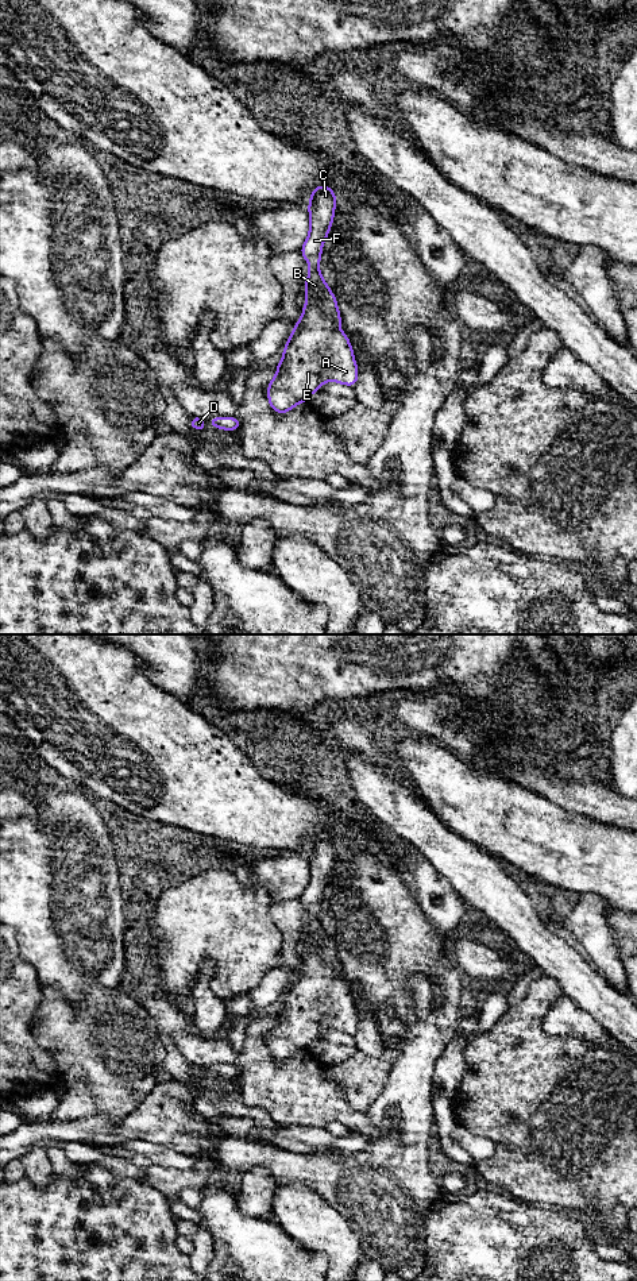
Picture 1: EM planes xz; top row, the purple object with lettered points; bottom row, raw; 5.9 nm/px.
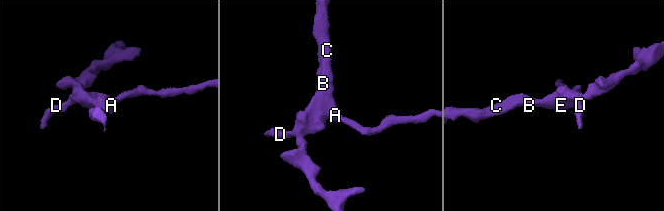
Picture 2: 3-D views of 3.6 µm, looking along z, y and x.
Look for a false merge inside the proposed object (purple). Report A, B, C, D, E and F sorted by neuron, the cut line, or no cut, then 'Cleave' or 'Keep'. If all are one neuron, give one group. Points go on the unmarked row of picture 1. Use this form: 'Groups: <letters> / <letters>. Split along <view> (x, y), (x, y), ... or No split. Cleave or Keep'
Groups: A B C D E F. No split. Keep

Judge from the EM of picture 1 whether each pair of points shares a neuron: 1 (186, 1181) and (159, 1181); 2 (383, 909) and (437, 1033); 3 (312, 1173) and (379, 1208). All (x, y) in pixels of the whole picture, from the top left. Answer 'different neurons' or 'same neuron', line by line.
1: same neuron
2: same neuron
3: same neuron

